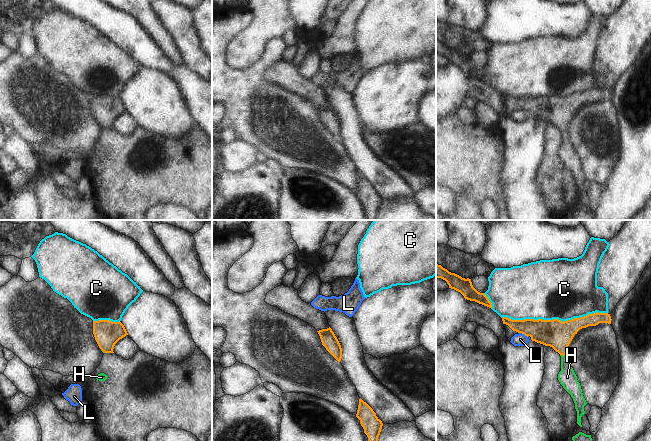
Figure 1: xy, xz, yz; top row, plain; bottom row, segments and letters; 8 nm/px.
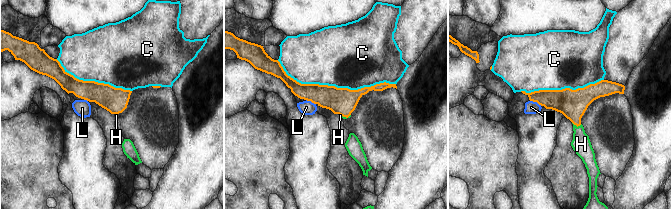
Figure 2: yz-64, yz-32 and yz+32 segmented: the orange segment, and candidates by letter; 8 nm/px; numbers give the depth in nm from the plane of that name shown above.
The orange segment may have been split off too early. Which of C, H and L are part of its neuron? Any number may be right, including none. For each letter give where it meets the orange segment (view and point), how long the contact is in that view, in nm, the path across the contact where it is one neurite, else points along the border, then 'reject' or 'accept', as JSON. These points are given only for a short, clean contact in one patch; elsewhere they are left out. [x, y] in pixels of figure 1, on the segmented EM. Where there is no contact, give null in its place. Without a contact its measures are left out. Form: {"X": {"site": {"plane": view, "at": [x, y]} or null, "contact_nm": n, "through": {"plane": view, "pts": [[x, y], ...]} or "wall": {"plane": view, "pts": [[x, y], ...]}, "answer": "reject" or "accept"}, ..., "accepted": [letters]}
{"C": {"site": {"plane": "yz", "at": [554, 319]}, "contact_nm": 850, "answer": "reject"}, "H": {"site": {"plane": "yz", "at": [563, 355]}, "contact_nm": 60, "through": {"plane": "yz", "pts": [[554, 333], [559, 338], [563, 355], [567, 377]]}, "answer": "accept"}, "L": {"site": {"plane": "yz", "at": [523, 333]}, "contact_nm": 80, "wall": {"plane": "yz", "pts": [[519, 332], [527, 337]]}, "answer": "reject"}, "accepted": ["H"]}

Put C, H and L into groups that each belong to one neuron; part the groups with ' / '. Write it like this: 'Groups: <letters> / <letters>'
Groups: C / H / L.

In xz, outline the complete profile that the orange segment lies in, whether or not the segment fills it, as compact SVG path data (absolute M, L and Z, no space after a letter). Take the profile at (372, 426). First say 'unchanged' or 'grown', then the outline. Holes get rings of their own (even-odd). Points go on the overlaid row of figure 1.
unchanged | M361 398L359 399L356 417L360 420L364 433L368 437L368 441L378 441L383 423L376 416L373 409Z

